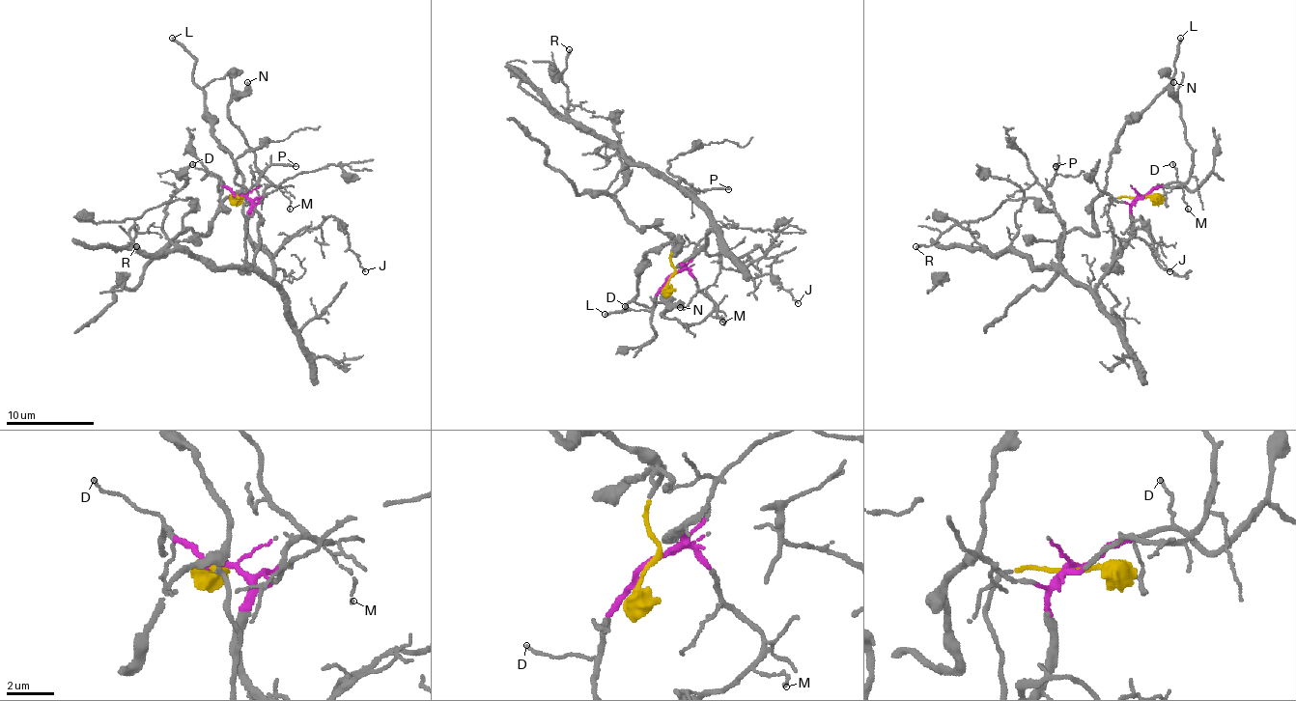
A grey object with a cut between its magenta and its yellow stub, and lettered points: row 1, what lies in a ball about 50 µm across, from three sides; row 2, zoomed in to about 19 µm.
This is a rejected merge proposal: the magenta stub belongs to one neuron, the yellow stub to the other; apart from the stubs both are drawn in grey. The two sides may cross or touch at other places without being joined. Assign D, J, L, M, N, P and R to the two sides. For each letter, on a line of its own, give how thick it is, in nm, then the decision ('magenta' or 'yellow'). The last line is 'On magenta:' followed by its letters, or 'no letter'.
D: 120 nm thick; magenta
J: 130 nm thick; magenta
L: 200 nm thick; yellow
M: 130 nm thick; magenta
N: 400 nm thick; magenta
P: 160 nm thick; magenta
R: 200 nm thick; magenta
On magenta: D, J, M, N, P, R

